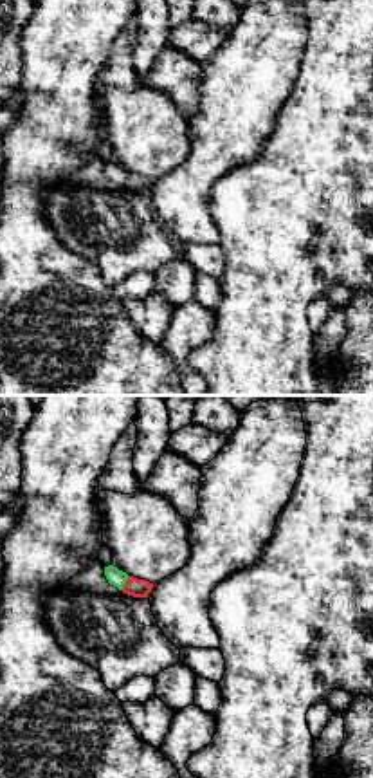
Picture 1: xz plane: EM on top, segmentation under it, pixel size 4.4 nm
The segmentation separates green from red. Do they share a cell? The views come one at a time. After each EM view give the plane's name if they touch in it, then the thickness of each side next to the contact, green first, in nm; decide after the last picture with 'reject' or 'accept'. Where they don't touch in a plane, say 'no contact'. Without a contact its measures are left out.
contact in xz; calibres 80 and 80 nm

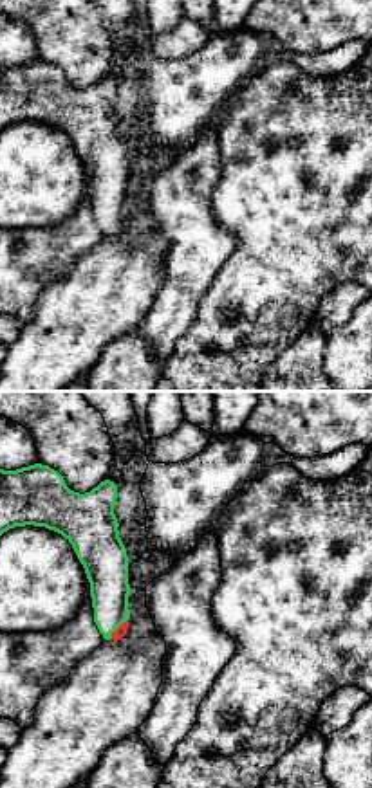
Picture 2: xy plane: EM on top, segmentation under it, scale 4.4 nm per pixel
contact in xy; calibres 180 and 50 nm

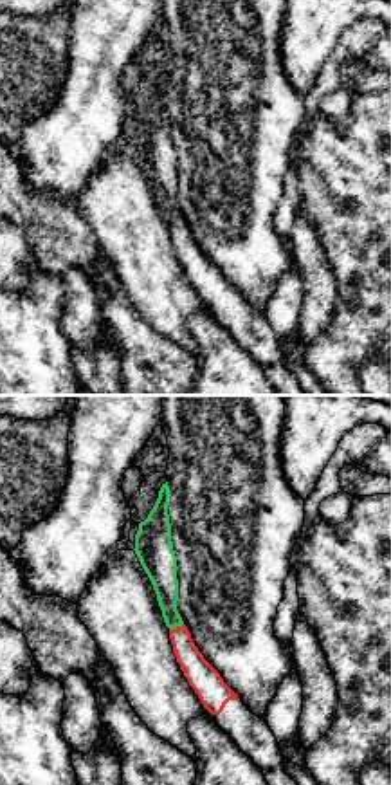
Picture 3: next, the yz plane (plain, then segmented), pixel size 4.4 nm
contact in yz; calibres 130 and 130 nm

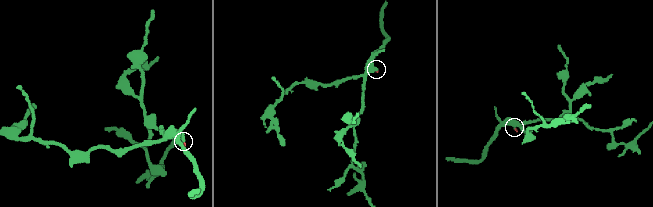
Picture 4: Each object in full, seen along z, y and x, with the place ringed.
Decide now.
accept

